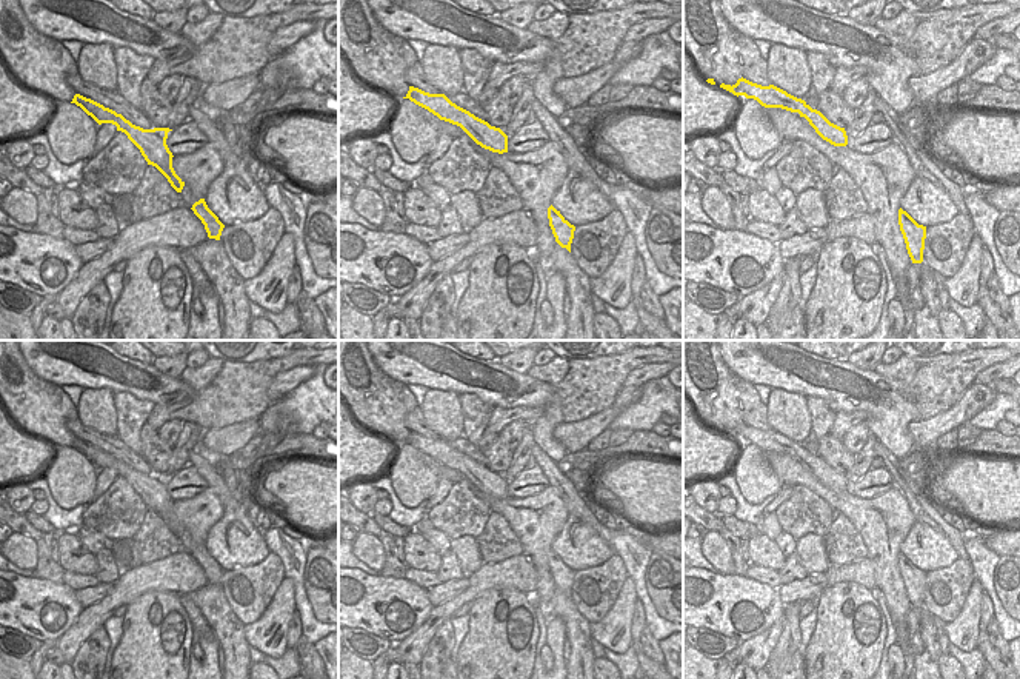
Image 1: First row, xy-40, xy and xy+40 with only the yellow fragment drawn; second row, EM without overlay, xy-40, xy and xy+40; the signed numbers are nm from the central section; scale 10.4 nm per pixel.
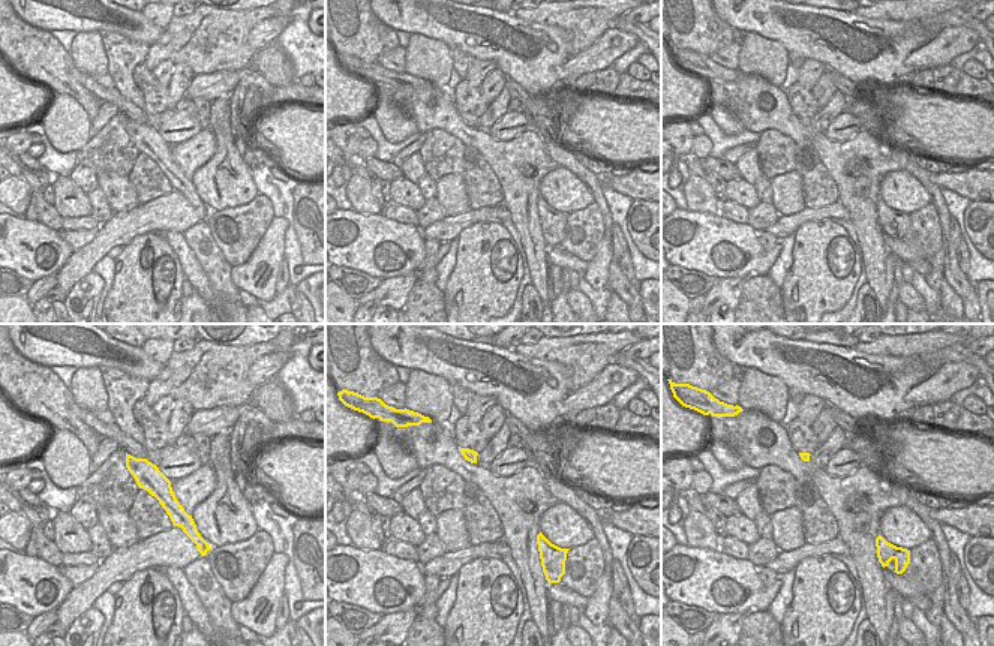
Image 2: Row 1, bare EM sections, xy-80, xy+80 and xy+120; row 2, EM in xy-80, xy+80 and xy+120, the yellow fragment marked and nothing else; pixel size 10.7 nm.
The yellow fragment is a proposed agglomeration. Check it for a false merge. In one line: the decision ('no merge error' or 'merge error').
no merge error

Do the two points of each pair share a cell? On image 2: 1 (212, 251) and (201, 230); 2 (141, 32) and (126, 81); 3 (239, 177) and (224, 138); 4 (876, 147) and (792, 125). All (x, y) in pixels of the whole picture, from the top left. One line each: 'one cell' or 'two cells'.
1: one cell
2: two cells
3: one cell
4: one cell

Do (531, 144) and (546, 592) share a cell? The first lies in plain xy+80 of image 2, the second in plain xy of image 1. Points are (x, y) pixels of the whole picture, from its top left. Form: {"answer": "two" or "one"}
{"answer": "one"}

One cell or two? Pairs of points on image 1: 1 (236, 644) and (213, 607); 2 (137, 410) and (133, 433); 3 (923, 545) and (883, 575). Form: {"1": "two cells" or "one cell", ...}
{"1": "one cell", "2": "one cell", "3": "two cells"}

